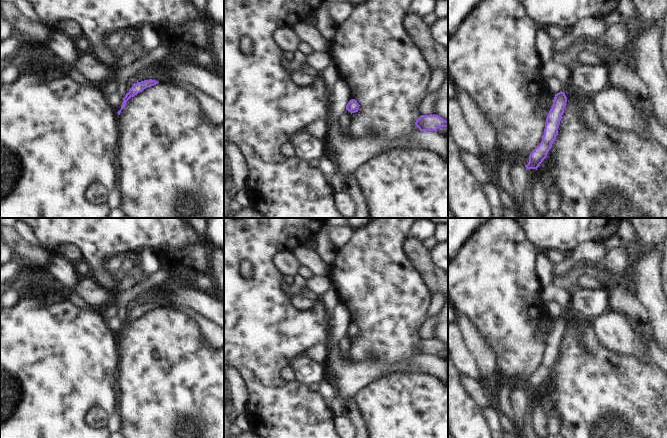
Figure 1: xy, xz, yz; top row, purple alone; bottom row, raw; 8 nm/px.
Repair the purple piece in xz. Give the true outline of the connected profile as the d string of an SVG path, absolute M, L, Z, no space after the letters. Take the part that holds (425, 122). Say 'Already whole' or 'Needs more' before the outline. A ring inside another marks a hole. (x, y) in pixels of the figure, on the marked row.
Already whole. M421 115L415 122L420 131L437 131L438 128L447 127L448 121L438 115Z

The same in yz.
Already whole. M561 91L555 94L553 106L546 118L542 141L529 155L529 162L525 165L527 169L537 170L543 160L547 157L552 144L558 135L558 128L564 113L566 102L567 97L564 92Z

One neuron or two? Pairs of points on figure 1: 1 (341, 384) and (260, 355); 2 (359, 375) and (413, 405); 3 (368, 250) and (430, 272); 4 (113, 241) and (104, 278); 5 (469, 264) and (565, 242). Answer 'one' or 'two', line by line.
1: two
2: two
3: two
4: one
5: two

